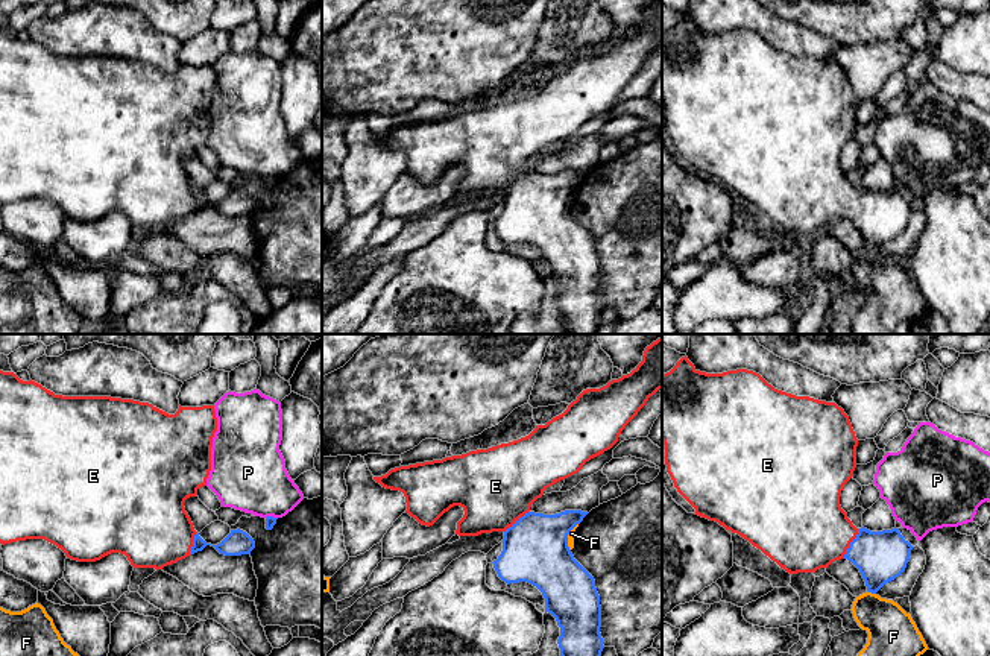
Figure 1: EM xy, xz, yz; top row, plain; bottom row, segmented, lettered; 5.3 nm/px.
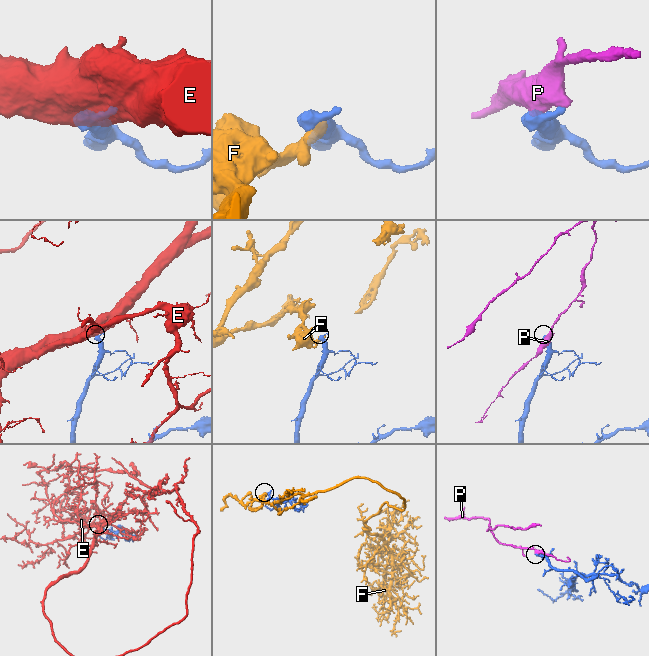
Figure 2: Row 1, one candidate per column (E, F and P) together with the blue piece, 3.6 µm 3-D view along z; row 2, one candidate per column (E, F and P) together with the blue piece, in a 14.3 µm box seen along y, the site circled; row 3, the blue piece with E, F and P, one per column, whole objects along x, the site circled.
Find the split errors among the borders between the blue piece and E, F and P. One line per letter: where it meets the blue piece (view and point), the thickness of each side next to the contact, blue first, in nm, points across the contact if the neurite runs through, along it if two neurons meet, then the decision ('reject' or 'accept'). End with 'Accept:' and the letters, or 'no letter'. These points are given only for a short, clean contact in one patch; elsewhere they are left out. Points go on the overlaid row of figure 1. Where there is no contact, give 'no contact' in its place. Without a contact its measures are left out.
E: contact yz (851, 544); calibres 280 and 440 nm; way yz (881, 556), (851, 544), (807, 529); accept
F: contact yz (872, 592); calibres 280 and 260 nm; border yz (869, 591), (875, 594); reject
P: contact xy (271, 517); calibres 60 and 380 nm; reject
Accept: E

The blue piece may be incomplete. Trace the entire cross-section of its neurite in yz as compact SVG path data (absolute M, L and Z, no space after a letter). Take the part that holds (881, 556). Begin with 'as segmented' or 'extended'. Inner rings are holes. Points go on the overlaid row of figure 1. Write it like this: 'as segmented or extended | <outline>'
extended | M685 355L670 372L662 374L662 442L665 445L667 472L677 492L695 509L695 515L715 521L726 530L739 535L791 576L797 572L815 572L820 568L828 568L835 560L847 559L859 569L867 591L876 594L885 583L894 580L905 571L914 547L903 539L899 528L894 527L882 531L870 531L864 527L856 528L840 506L843 486L853 477L856 468L858 439L849 416L835 402L796 396L777 390L759 374L747 369L727 371L723 374L700 372Z

